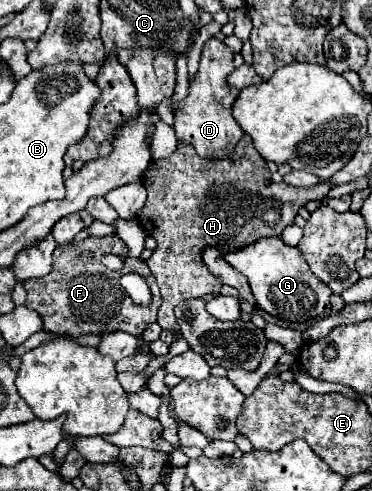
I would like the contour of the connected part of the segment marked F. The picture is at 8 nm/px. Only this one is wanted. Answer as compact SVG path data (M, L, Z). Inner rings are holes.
M118 235L86 237L82 243L70 243L64 247L56 247L54 259L52 259L52 271L38 279L26 279L22 285L28 291L26 307L34 309L42 315L44 329L52 331L52 333L60 333L60 335L72 335L72 337L88 335L88 333L100 335L100 333L112 333L112 331L126 331L132 335L142 335L144 329L156 321L156 311L162 303L160 291L156 287L156 281L154 281L146 261L128 257L128 247ZM84 251L92 251L94 261L90 261L90 263L78 261L78 255ZM108 253L126 257L124 267L120 271L112 271L112 269L104 267L102 257ZM124 273L138 273L146 279L146 283L154 295L150 305L146 305L146 307L134 305L130 295L118 283Z

